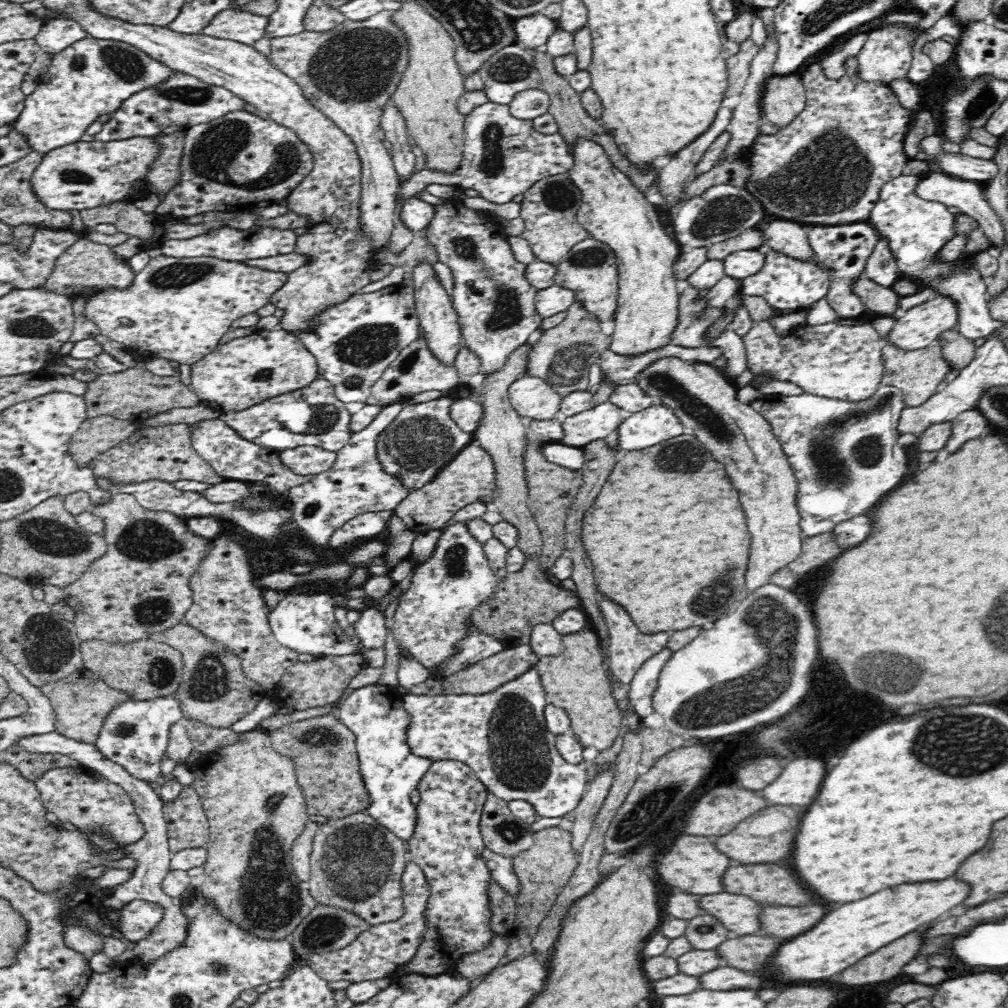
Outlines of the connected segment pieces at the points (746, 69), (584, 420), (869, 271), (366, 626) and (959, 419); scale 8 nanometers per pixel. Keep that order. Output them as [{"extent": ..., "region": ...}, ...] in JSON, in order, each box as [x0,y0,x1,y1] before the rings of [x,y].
[{"extent":[724,38,759,98],"region":[[[751,38],[739,43],[739,50],[728,58],[728,90],[724,94],[724,98],[738,96],[748,77],[750,76],[750,65],[754,55],[758,52],[759,48],[756,46]]]},{"extent":[560,401,621,448],"region":[[[608,401],[576,416],[562,418],[563,437],[560,442],[581,448],[594,440],[606,438],[619,427],[621,410]]]},{"extent":[863,237,902,288],"region":[[[882,237],[874,246],[874,252],[866,260],[863,276],[886,288],[902,278],[887,238]]]},{"extent":[353,607,387,649],"region":[[[363,607],[361,617],[353,624],[356,636],[367,649],[383,648],[387,628],[383,612],[374,607]]]},{"extent":[945,408,990,453],"region":[[[978,408],[958,414],[951,421],[951,434],[945,449],[949,453],[956,452],[970,439],[980,439],[987,434],[990,421]]]}]

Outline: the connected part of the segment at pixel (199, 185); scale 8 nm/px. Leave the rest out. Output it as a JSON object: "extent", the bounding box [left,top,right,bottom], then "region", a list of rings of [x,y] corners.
{"extent":[155,110,312,218],"region":[[[234,110],[185,132],[180,182],[162,196],[155,212],[178,218],[210,210],[252,213],[286,199],[312,168],[312,151],[291,128],[246,110]]]}

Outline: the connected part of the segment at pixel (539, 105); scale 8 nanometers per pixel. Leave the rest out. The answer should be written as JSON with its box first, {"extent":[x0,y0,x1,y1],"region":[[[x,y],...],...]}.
{"extent":[509,88,551,120],"region":[[[533,88],[518,92],[509,102],[511,115],[520,120],[532,120],[537,116],[548,113],[551,98],[541,88]]]}

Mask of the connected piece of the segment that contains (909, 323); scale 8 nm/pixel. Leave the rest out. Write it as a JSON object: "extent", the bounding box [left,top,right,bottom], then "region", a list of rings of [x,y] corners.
{"extent":[888,295,958,352],"region":[[[938,295],[924,304],[896,316],[888,341],[906,352],[930,347],[946,331],[958,324],[958,305],[948,296]]]}

